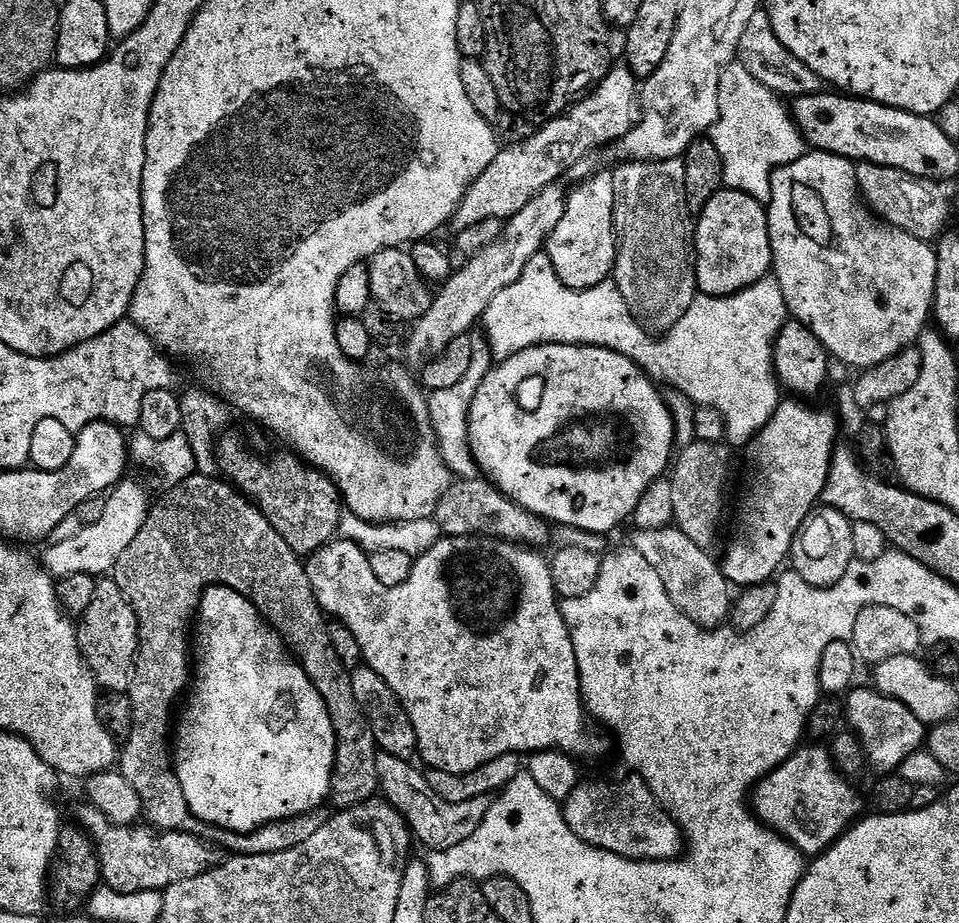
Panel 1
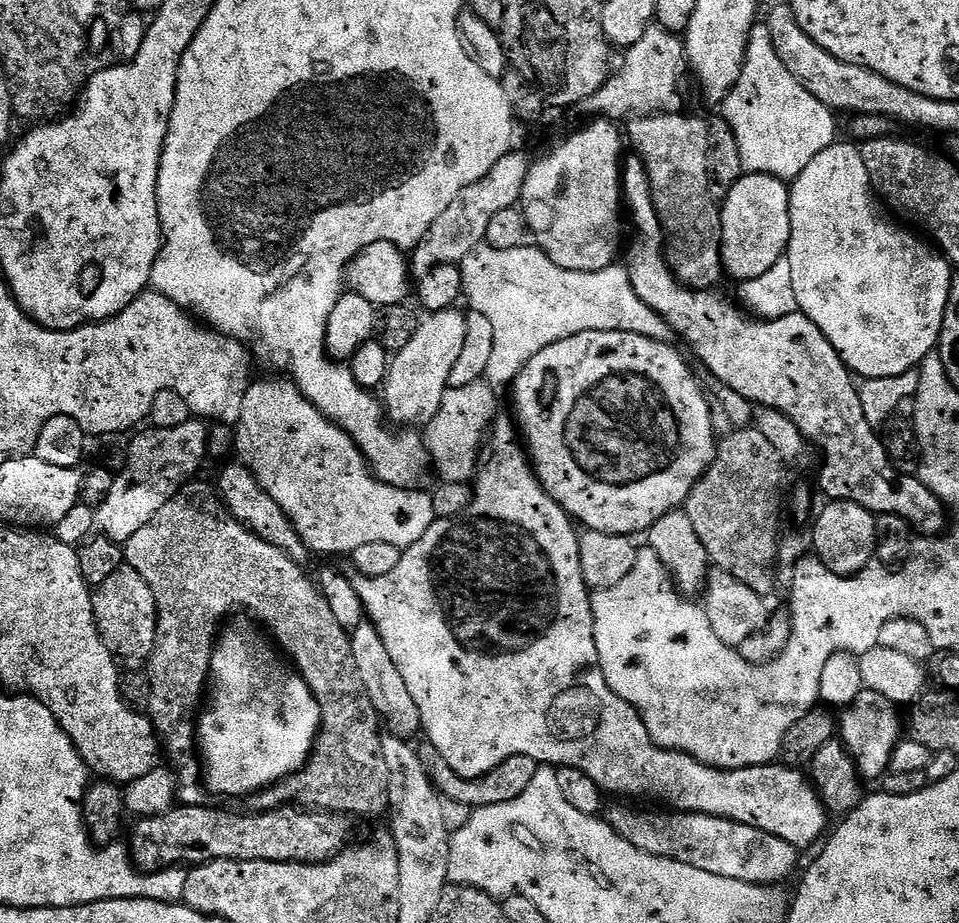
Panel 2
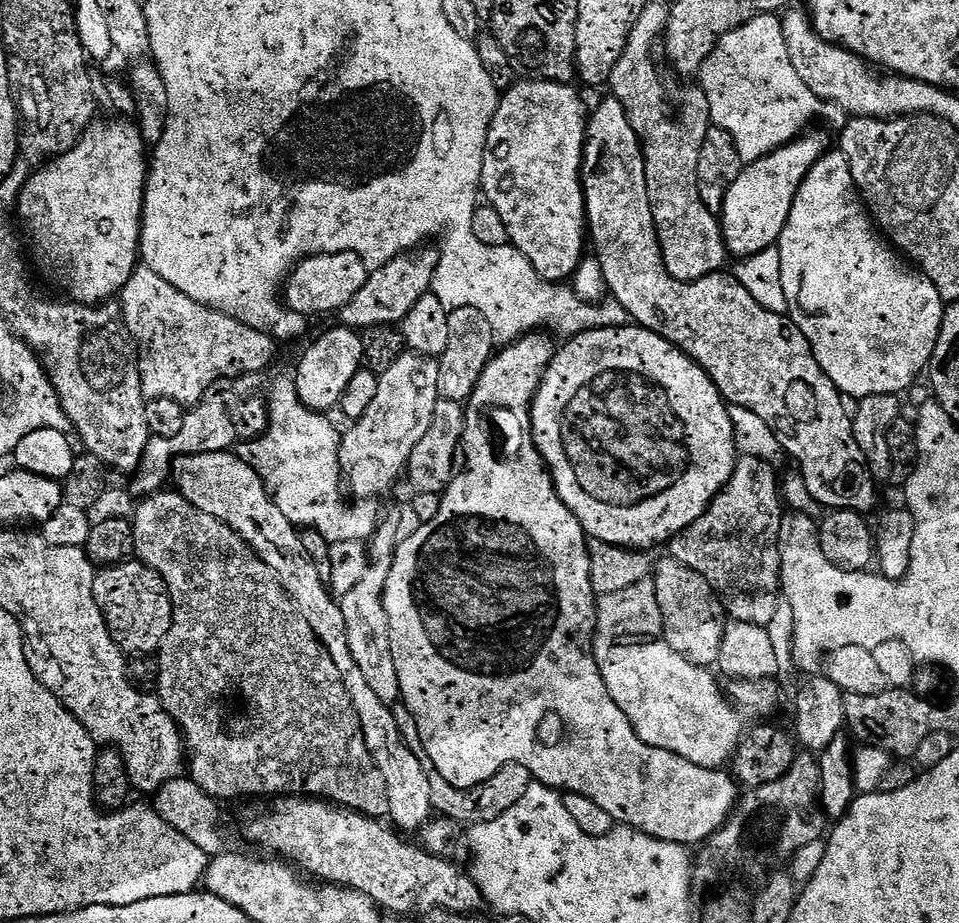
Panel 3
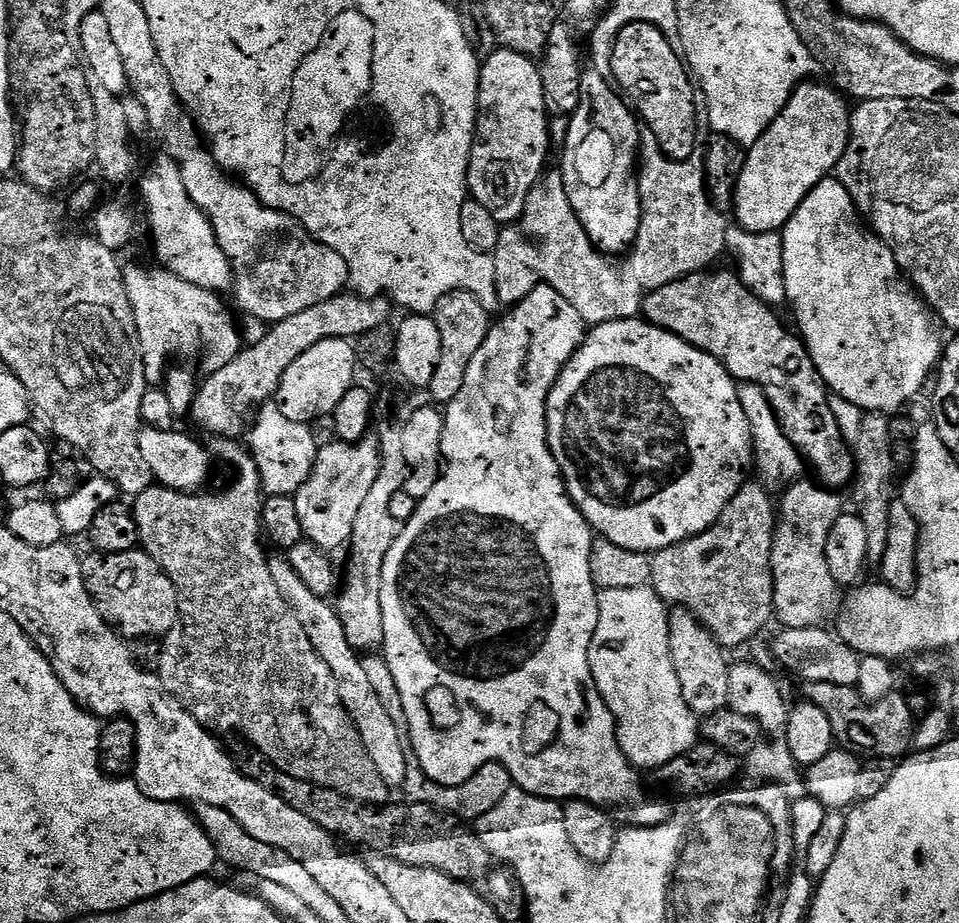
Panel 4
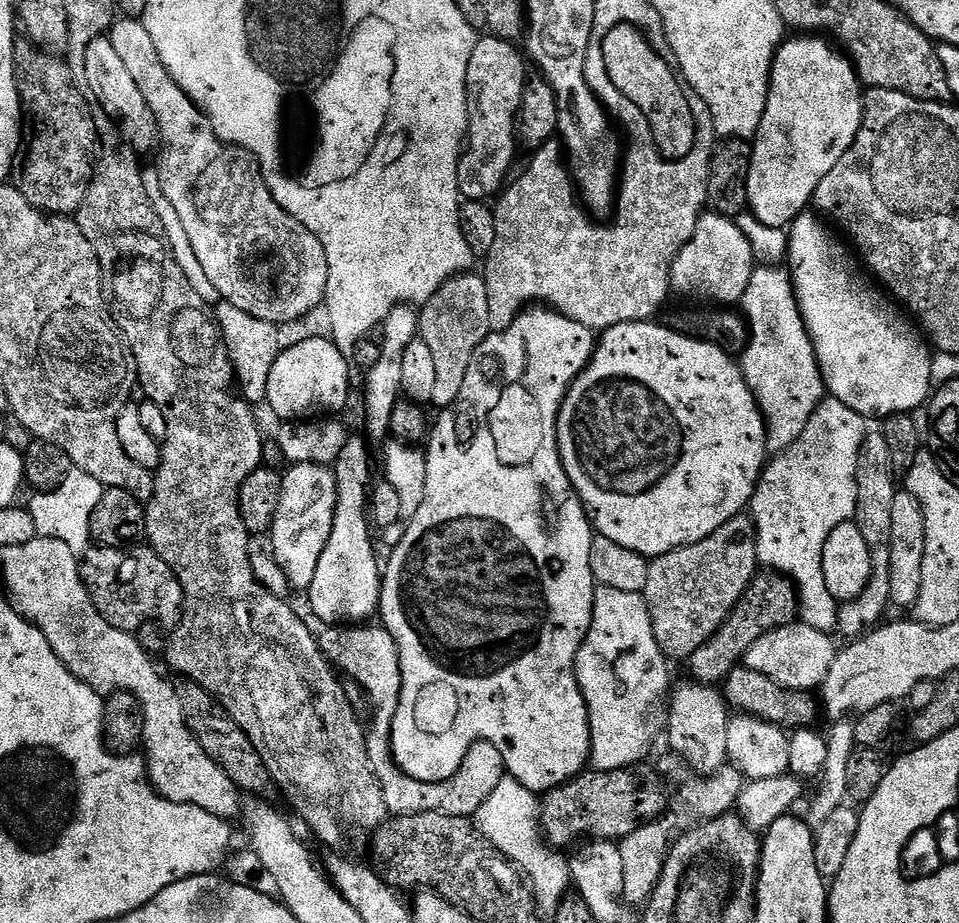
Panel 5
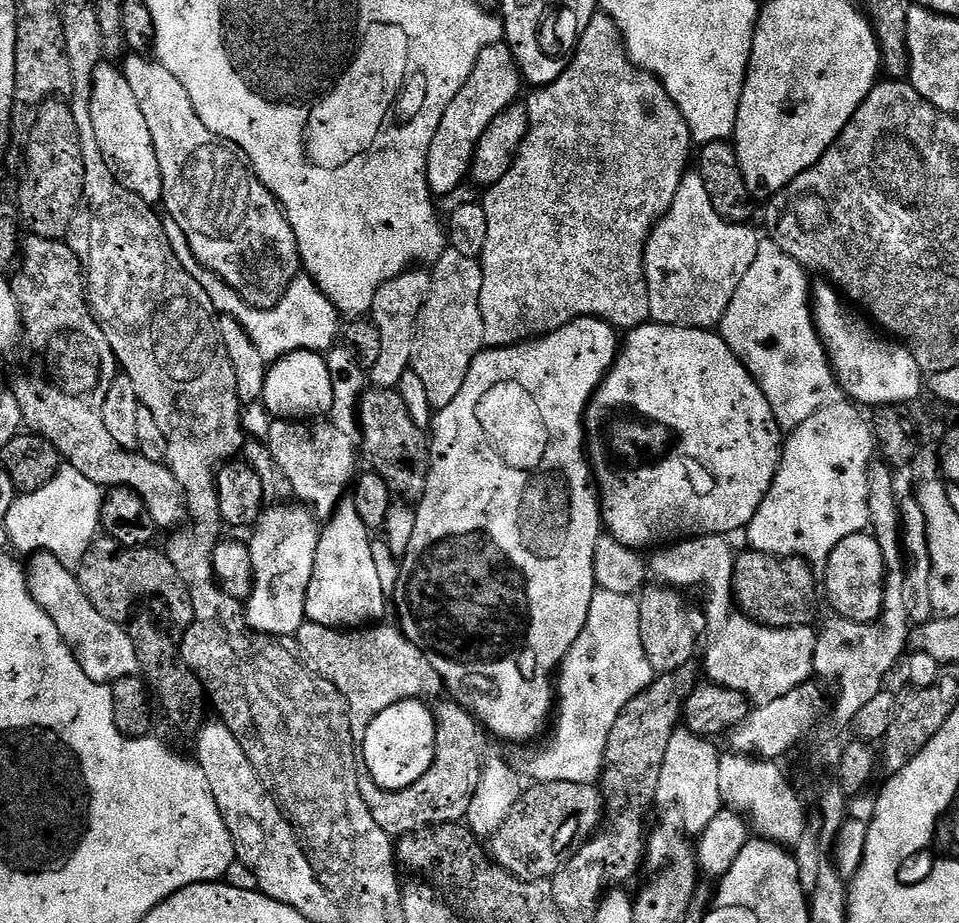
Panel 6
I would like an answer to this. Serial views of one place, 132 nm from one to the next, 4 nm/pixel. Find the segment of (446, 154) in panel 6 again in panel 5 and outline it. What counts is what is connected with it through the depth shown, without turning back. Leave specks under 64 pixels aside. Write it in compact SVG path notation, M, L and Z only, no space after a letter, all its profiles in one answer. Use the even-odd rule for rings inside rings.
M484 34L477 39L474 54L470 54L466 70L466 143L456 164L456 187L464 200L487 201L487 196L495 197L509 179L508 171L516 156L514 135L526 83L526 60L516 47L513 41Z

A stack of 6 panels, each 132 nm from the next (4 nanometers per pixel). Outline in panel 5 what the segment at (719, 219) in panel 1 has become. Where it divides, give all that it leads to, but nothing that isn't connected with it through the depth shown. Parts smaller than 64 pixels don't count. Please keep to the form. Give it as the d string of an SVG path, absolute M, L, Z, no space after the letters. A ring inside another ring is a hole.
M819 35L793 37L776 52L768 101L748 158L751 215L766 226L783 229L813 203L818 182L850 150L864 120L862 85L847 55Z

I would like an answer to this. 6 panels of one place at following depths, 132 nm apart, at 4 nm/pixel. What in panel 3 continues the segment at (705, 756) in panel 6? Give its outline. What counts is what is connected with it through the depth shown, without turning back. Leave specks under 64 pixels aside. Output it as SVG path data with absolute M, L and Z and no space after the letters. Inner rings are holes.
M671 558L655 561L654 579L658 606L664 619L664 640L691 664L715 665L720 659L726 623L724 604L719 594L712 589L710 582L706 582L706 578L702 578L702 574Z

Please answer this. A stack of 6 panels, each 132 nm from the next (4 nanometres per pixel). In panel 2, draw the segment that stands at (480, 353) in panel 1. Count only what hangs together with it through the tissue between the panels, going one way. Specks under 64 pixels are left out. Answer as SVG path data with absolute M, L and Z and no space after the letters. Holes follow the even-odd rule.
M481 382L457 388L448 387L442 394L438 414L434 414L434 418L423 429L422 435L427 459L432 459L432 464L443 483L468 484L475 477L478 457L481 455L480 443L483 440L485 443L486 433L493 427L498 416L496 392L497 389L493 385Z

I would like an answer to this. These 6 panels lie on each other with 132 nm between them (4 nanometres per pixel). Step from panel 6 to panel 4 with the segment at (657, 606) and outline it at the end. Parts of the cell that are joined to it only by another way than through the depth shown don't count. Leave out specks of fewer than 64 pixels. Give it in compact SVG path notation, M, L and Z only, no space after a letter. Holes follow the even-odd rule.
M745 482L706 531L651 557L650 586L665 605L693 612L725 650L742 647L774 616L772 536L777 519L773 493L760 482Z

